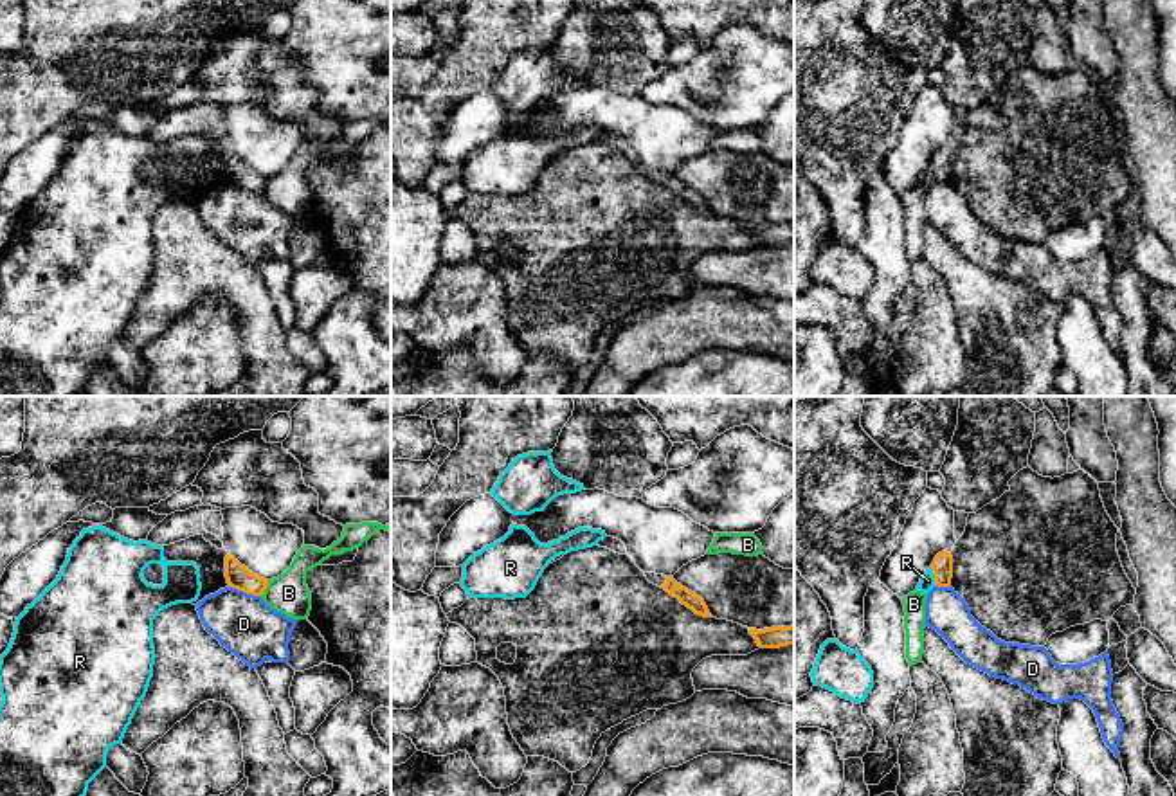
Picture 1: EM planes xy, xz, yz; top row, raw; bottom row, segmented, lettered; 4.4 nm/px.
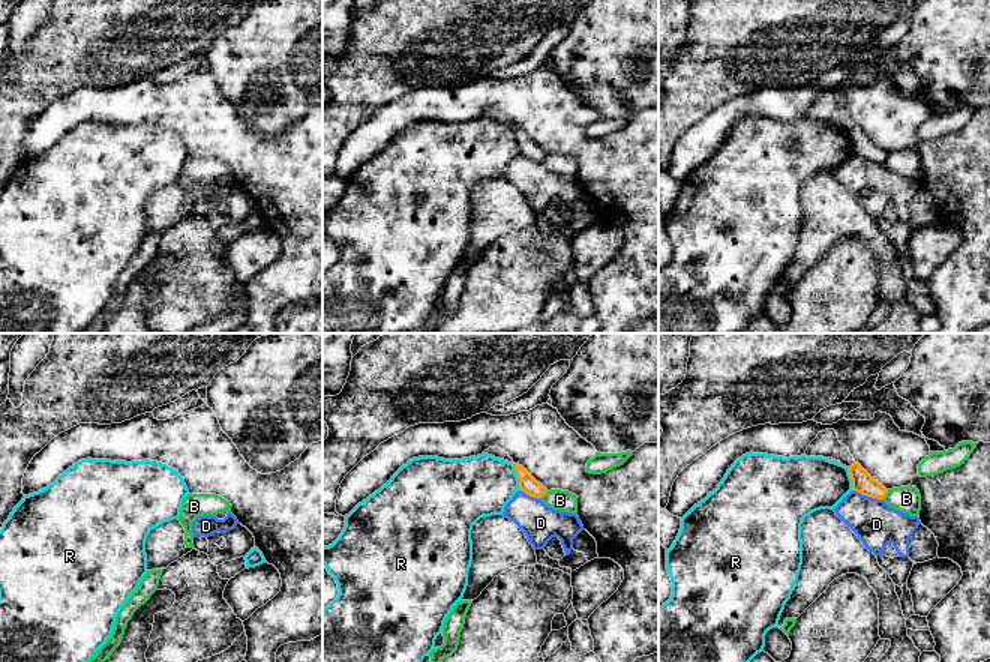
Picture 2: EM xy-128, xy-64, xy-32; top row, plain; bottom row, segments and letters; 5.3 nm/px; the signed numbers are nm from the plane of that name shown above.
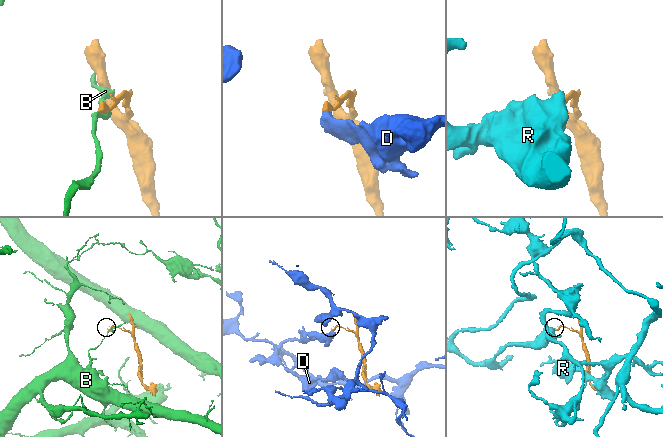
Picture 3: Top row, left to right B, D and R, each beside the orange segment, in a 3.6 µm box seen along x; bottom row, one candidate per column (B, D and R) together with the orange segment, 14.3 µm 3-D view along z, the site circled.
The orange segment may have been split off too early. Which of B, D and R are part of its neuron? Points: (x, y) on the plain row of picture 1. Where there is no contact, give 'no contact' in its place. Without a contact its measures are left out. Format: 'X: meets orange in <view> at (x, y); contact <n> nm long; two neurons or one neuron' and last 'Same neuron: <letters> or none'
B: meets orange in xy at (265, 184); contact 90 nm long; two neurons
D: meets orange in xy at (245, 188); contact 150 nm long; two neurons
R: meets orange in yz at (935, 173); contact 80 nm long; two neurons
Same neuron: none

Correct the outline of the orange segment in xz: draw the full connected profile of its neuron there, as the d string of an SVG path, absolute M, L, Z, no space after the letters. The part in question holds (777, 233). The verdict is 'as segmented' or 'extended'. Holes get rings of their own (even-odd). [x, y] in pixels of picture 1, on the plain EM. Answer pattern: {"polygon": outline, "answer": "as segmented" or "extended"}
{"polygon": "M794 222L771 223L764 227L749 225L749 231L756 236L760 245L780 245L794 241Z", "answer": "as segmented"}

